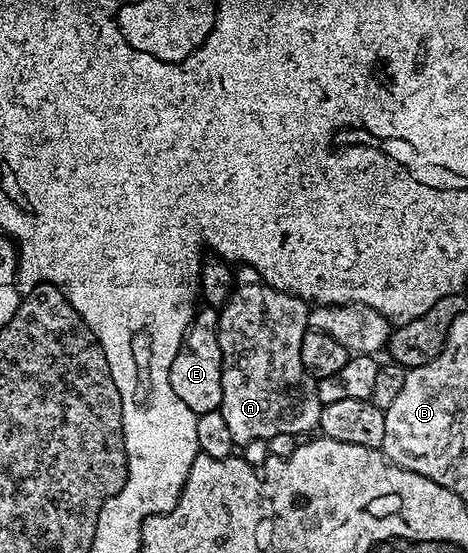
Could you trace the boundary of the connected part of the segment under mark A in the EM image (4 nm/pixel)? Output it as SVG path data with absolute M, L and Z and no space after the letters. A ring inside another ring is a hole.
M242 266L236 272L235 279L234 289L230 293L230 297L225 305L220 308L220 315L218 317L218 343L219 348L222 349L222 403L219 410L223 415L223 420L227 421L228 432L231 433L234 444L257 443L260 439L277 439L280 435L301 435L304 431L311 430L312 427L314 430L320 424L323 405L319 401L317 379L309 375L307 369L304 368L303 360L300 356L300 345L309 327L310 308L305 300L300 299L297 295L288 295L271 285L267 285L261 279L261 274L254 267Z

